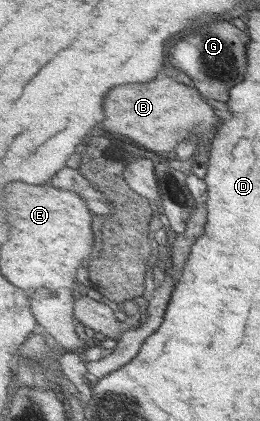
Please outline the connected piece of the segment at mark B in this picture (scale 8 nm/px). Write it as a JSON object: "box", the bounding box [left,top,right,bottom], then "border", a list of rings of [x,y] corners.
{"box":[102,76,216,154],"border":[[[160,76],[156,82],[124,84],[116,86],[104,102],[108,118],[102,122],[106,130],[122,134],[148,150],[160,150],[173,154],[176,144],[184,138],[212,132],[216,122],[214,108],[200,98],[196,88],[188,88],[170,76]]]}

